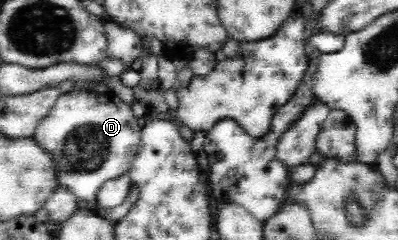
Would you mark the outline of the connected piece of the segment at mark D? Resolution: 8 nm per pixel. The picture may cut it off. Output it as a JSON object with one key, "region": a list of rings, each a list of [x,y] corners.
{"region":[[[74,89],[72,92],[60,94],[50,112],[36,122],[32,139],[34,142],[50,157],[54,163],[54,180],[56,186],[70,190],[76,197],[78,207],[94,208],[101,218],[108,220],[110,223],[118,224],[127,214],[128,207],[135,200],[135,192],[130,194],[130,198],[124,202],[124,206],[116,208],[106,208],[98,202],[97,194],[102,184],[126,174],[133,165],[138,147],[141,141],[142,127],[138,125],[137,118],[132,115],[132,108],[121,98],[116,98],[113,91],[107,90],[105,93],[96,91],[85,91],[83,89]]]}

